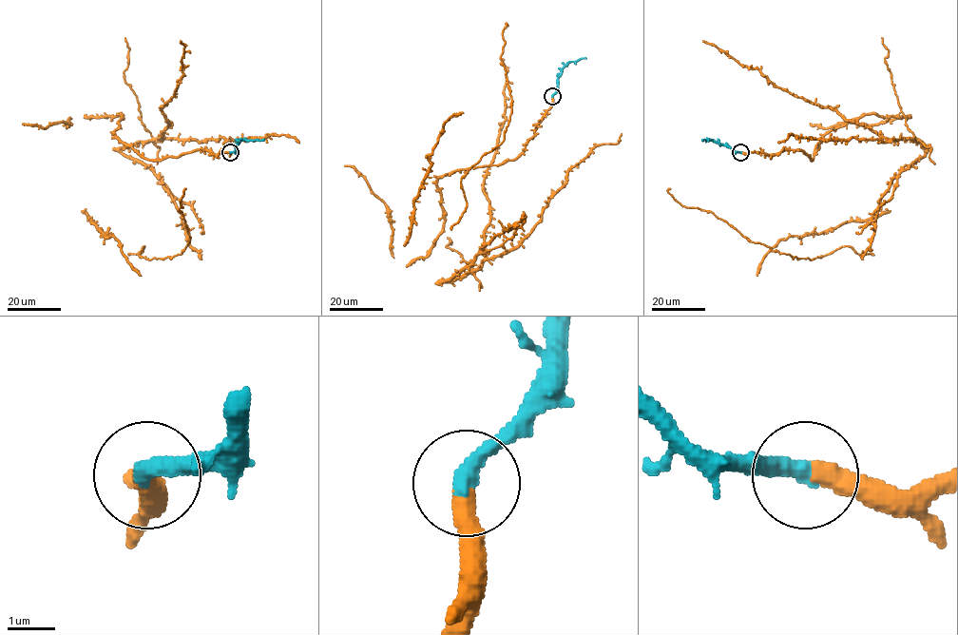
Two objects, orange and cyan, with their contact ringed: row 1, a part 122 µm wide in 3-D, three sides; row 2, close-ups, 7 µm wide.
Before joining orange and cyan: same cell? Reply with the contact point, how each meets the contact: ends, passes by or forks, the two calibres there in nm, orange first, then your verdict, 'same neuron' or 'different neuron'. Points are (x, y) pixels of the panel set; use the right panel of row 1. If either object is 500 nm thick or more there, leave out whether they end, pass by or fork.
(740, 152) | orange ends | cyan ends | 460/400 nm | same neuron

